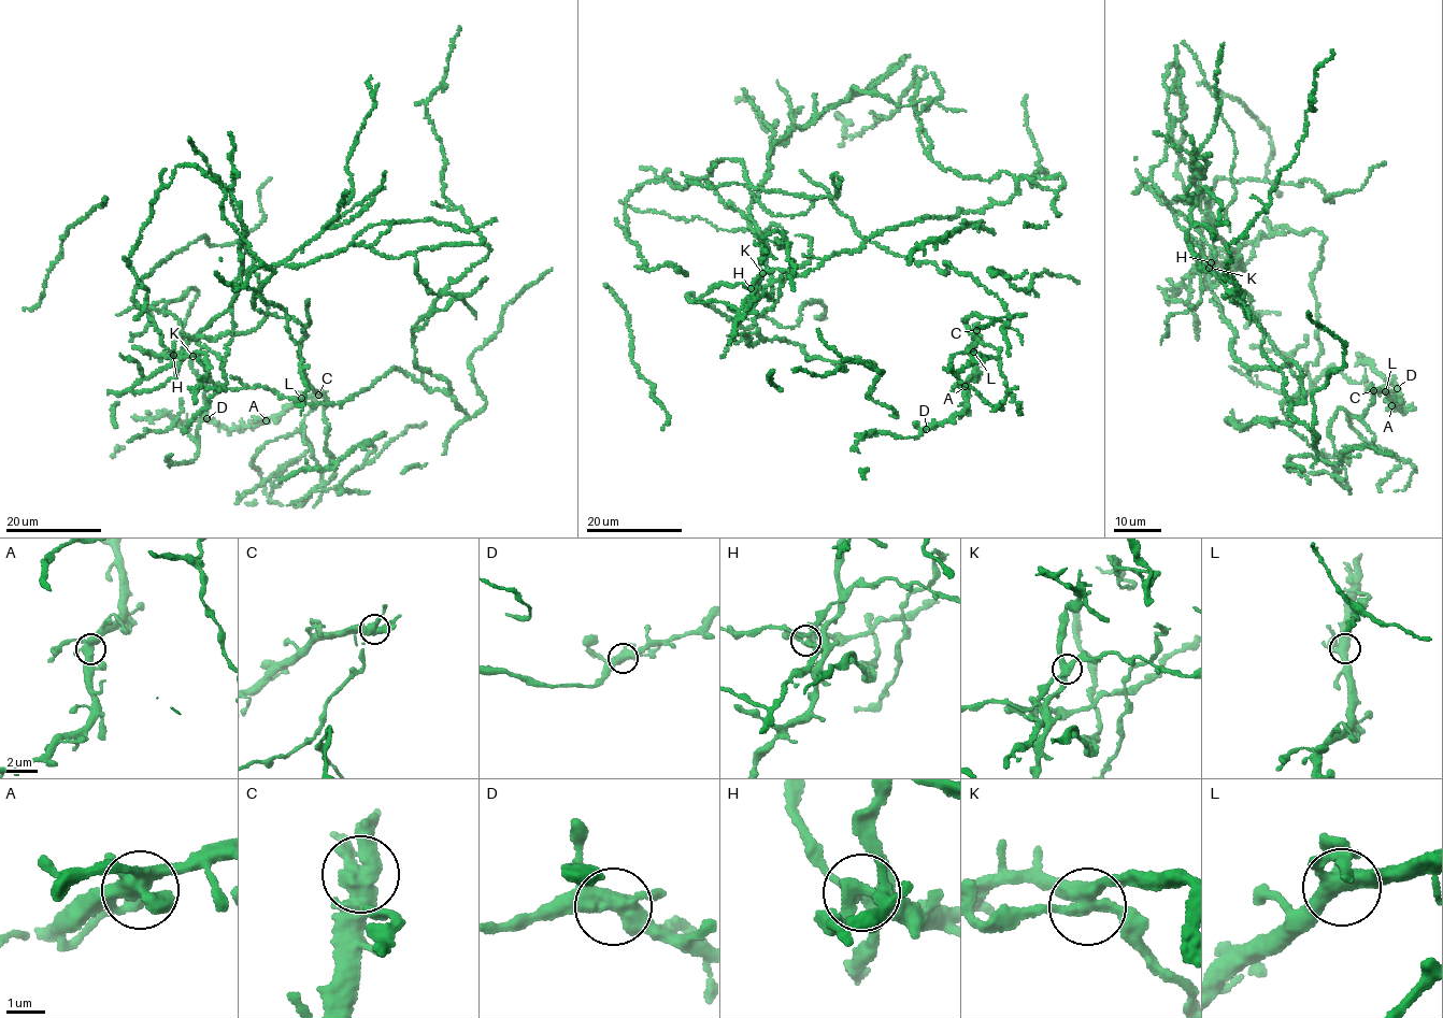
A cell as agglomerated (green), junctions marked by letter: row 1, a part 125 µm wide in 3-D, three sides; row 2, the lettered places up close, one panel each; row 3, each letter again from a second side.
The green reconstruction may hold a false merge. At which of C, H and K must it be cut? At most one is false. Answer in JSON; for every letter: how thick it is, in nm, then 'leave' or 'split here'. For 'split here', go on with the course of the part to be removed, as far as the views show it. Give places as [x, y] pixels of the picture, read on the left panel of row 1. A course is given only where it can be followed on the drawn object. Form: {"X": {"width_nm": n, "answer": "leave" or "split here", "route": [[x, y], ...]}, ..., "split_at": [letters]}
{"C": {"width_nm": 480, "answer": "split here", "route": [[319, 395], [303, 397], [282, 413], [228, 429], [205, 418], [181, 421], [166, 413], [136, 418]]}, "H": {"width_nm": 280, "answer": "leave"}, "K": {"width_nm": 360, "answer": "leave"}, "split_at": ["C"]}

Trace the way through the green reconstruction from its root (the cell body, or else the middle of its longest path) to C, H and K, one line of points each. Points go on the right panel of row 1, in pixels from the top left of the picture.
C: (1171, 140), (1152, 178), (1300, 381), (1281, 405), (1289, 427), (1341, 471), (1334, 414), (1362, 417), (1373, 390)
H: (1171, 140), (1196, 170), (1200, 210), (1239, 258), (1229, 275), (1202, 288), (1211, 261)
K: (1171, 140), (1196, 170), (1214, 255), (1190, 280), (1187, 302), (1165, 296), (1197, 264), (1209, 267)

